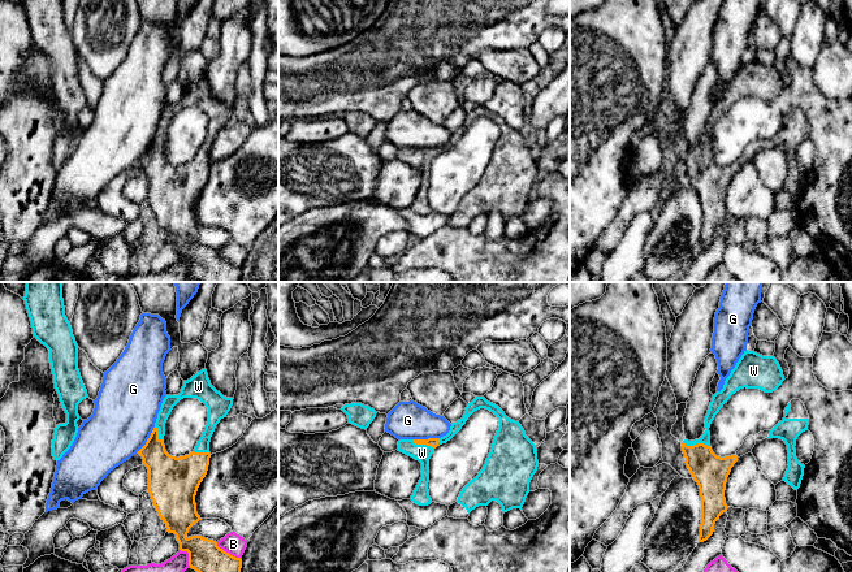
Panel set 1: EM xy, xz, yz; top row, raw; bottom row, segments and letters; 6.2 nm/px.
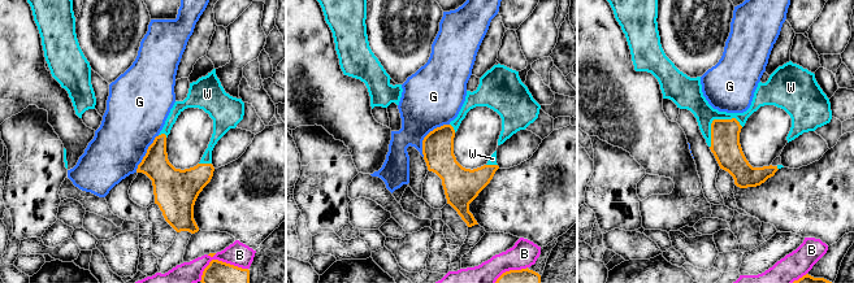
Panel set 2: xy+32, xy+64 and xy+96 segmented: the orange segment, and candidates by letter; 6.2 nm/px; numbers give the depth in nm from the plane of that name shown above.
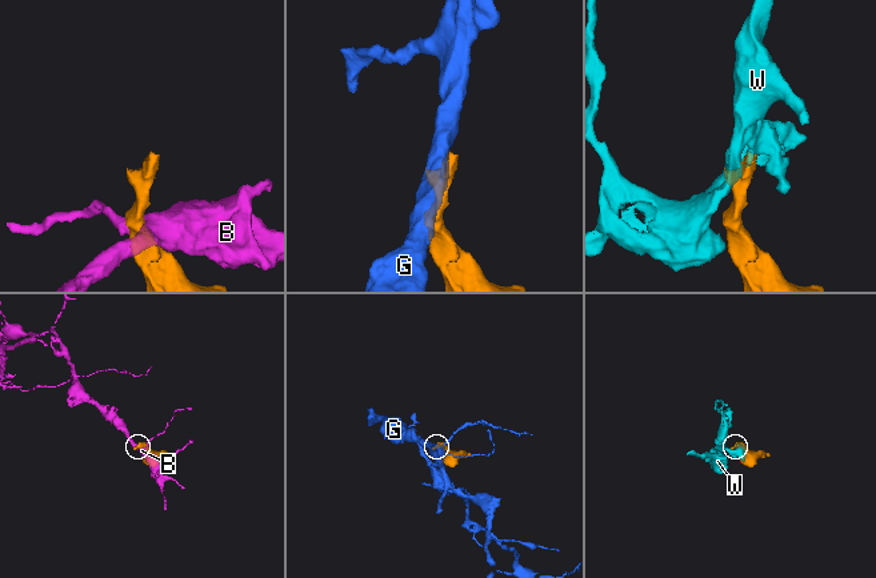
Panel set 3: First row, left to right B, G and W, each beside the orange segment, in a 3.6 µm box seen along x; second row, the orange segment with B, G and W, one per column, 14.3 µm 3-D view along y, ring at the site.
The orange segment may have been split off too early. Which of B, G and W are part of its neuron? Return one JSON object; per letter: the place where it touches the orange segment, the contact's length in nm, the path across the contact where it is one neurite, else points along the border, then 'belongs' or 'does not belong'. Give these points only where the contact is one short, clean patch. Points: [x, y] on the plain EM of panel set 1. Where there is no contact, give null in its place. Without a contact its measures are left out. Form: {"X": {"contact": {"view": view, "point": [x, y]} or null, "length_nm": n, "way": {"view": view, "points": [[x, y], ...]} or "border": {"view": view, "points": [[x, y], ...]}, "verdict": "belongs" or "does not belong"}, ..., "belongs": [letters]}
{"B": {"contact": {"view": "xy", "point": [228, 261]}, "length_nm": 180, "verdict": "does not belong"}, "G": {"contact": {"view": "xy", "point": [147, 148]}, "length_nm": 200, "border": {"view": "xy", "points": [[155, 135], [147, 150], [137, 160]]}, "verdict": "does not belong"}, "W": {"contact": {"view": "yz", "point": [696, 154]}, "length_nm": 170, "verdict": "belongs"}, "belongs": ["W"]}

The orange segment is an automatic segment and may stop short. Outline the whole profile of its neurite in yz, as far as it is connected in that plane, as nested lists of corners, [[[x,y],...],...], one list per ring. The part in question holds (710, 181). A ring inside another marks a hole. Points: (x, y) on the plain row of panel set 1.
[[[744,60],[723,98],[717,100],[705,125],[704,143],[695,150],[684,148],[682,160],[686,174],[697,191],[701,205],[701,233],[699,251],[706,250],[714,240],[714,233],[727,220],[725,199],[736,164],[717,165],[710,156],[710,133],[723,113],[740,98],[775,100],[784,90],[783,79],[774,65],[762,65],[754,60]]]

